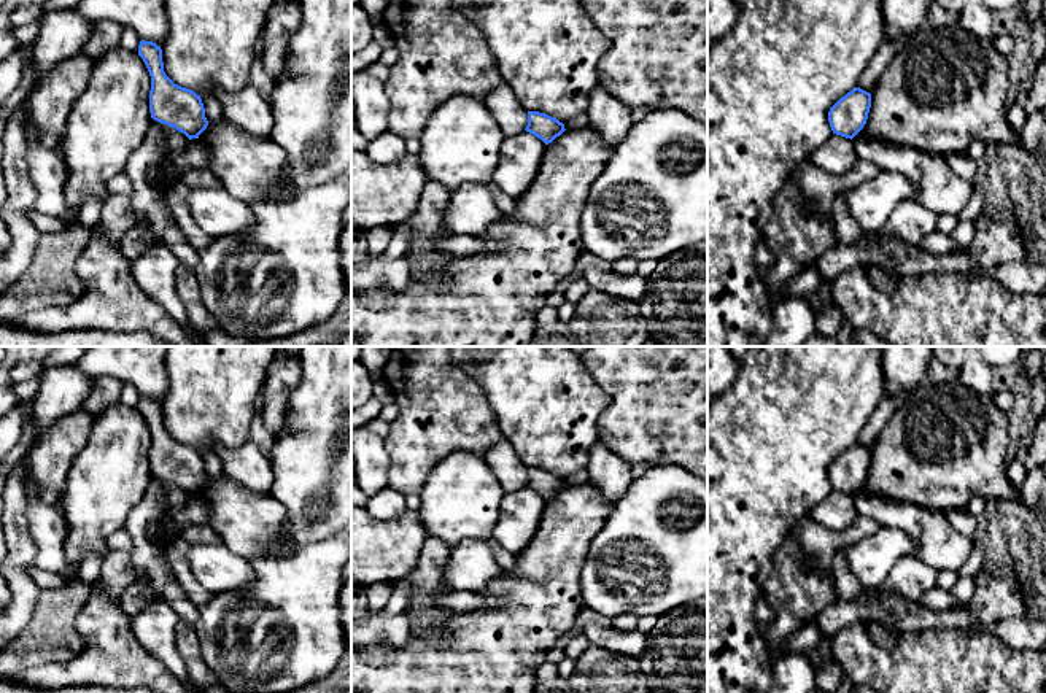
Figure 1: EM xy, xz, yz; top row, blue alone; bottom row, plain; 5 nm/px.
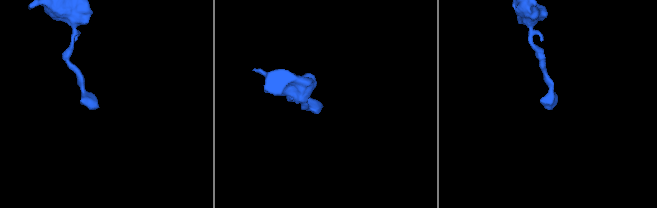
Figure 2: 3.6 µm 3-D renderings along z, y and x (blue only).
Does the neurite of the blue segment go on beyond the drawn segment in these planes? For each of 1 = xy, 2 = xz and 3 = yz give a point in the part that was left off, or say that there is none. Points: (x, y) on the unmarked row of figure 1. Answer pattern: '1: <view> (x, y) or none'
1: none
2: none
3: none

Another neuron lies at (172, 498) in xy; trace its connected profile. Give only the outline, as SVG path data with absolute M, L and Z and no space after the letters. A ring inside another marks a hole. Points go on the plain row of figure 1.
M154 475L153 480L161 486L161 493L156 497L162 502L167 513L180 510L186 505L189 494L184 490Z

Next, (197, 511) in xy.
M192 494L189 496L183 509L170 512L169 515L173 518L178 529L181 531L188 526L208 525L210 513L210 504L200 494Z

